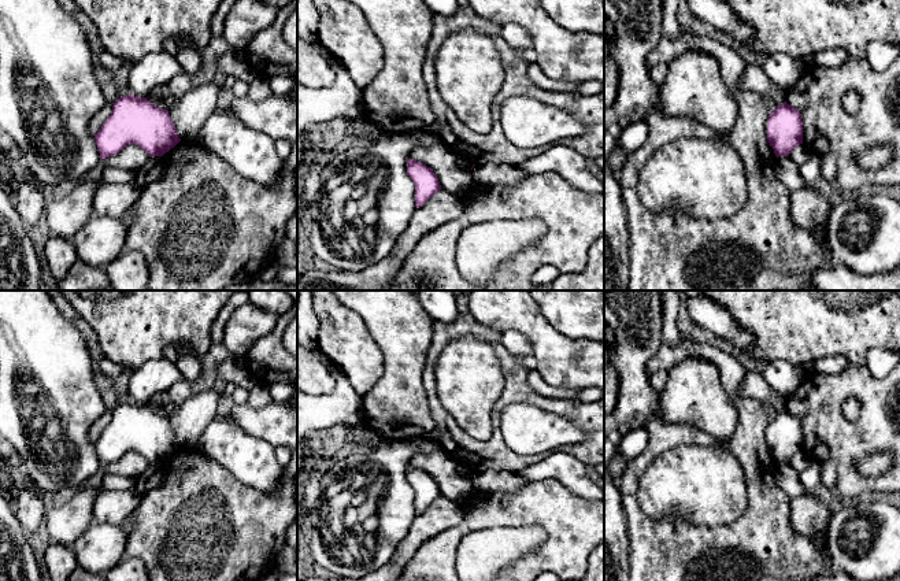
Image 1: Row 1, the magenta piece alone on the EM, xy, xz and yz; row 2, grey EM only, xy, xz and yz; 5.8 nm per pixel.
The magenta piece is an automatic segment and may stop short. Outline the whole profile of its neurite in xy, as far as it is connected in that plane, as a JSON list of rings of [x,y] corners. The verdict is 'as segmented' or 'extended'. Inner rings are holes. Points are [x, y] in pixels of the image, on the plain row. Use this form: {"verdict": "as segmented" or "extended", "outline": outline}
{"verdict": "as segmented", "outline": [[[127,401],[115,407],[95,448],[103,467],[130,451],[141,454],[149,463],[163,463],[181,445],[167,417],[153,412],[147,404]]]}

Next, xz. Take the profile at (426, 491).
{"verdict": "as segmented", "outline": [[[414,466],[407,467],[407,481],[415,491],[415,511],[422,514],[437,497],[441,496],[437,482],[426,471]]]}

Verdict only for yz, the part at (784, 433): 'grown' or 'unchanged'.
unchanged

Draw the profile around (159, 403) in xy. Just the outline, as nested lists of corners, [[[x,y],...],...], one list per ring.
[[[167,392],[155,393],[148,401],[147,406],[156,414],[162,417],[170,417],[175,410],[175,406],[170,400]]]

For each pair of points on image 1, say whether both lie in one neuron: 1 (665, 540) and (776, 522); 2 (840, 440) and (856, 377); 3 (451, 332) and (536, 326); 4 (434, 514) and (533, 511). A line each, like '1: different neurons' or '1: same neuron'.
1: same neuron
2: same neuron
3: different neurons
4: different neurons

